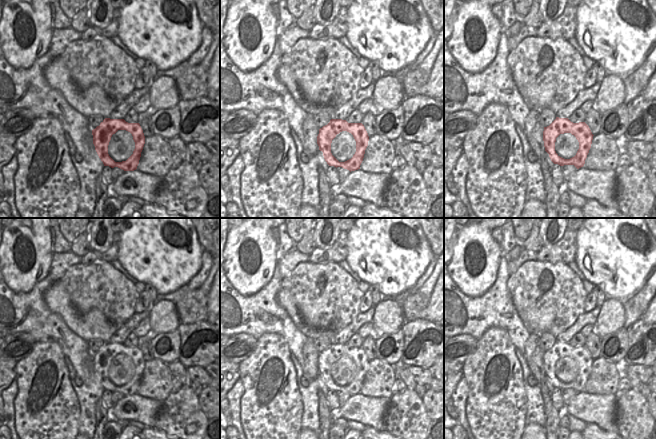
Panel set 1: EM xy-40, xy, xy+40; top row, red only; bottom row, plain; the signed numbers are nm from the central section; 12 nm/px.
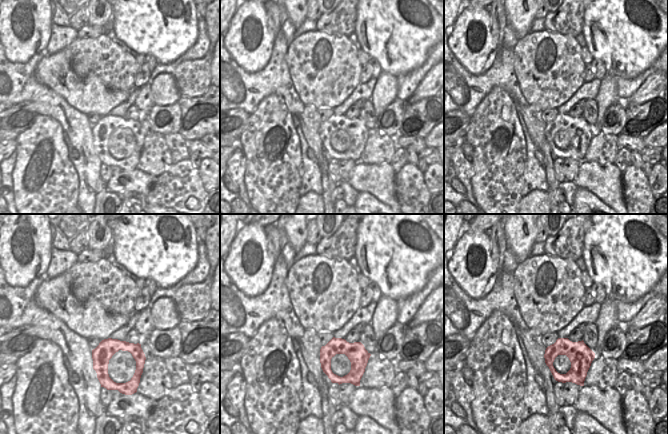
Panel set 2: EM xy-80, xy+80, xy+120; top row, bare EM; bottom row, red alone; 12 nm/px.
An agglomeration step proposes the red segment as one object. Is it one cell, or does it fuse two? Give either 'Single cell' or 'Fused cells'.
Single cell.

